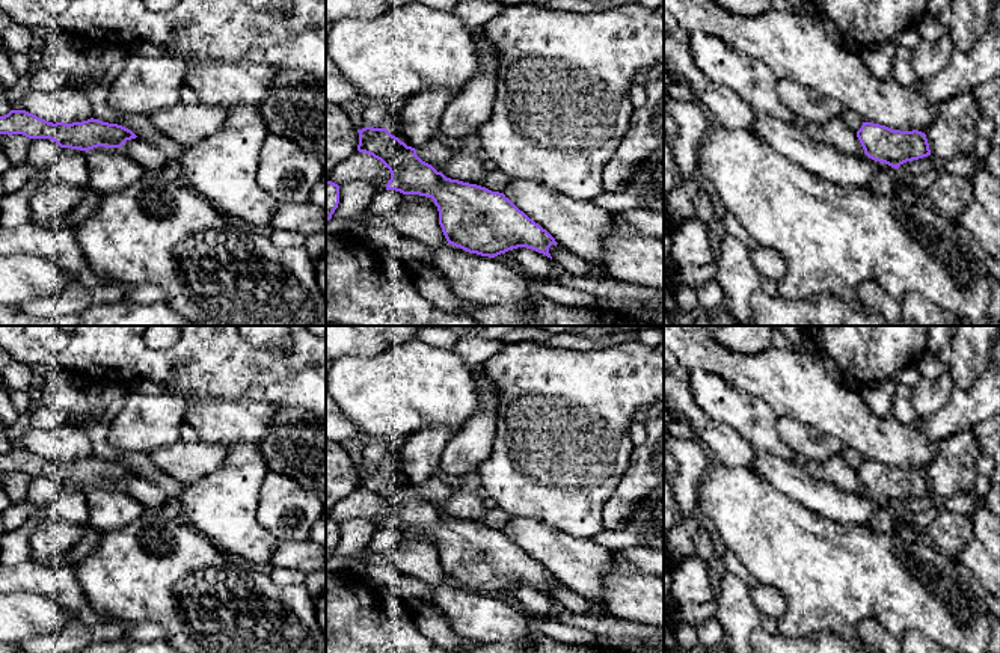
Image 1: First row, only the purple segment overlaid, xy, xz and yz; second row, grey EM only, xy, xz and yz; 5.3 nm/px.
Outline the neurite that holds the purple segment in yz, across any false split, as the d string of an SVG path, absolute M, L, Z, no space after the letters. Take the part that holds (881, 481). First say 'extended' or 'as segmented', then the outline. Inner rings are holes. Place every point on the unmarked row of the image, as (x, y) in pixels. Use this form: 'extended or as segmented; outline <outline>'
as segmented; outline M863 460L857 475L869 496L894 507L906 499L931 493L926 472L917 468L900 469L873 460Z

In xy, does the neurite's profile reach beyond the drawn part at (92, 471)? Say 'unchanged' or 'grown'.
unchanged

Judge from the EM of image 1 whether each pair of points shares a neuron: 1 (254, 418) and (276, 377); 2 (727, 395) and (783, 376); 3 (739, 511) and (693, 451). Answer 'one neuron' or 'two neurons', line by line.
1: two neurons
2: two neurons
3: two neurons

